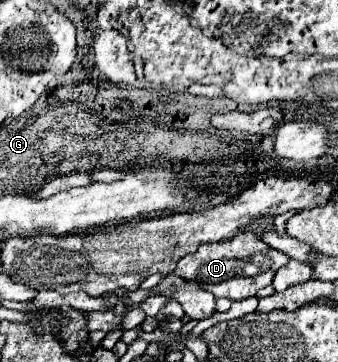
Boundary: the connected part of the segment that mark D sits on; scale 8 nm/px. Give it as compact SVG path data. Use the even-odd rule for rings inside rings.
M240 231L232 239L202 244L194 254L186 255L178 261L174 274L186 281L196 281L214 297L240 301L246 297L254 297L256 291L270 285L274 273L288 261L288 255L266 245L256 233Z

